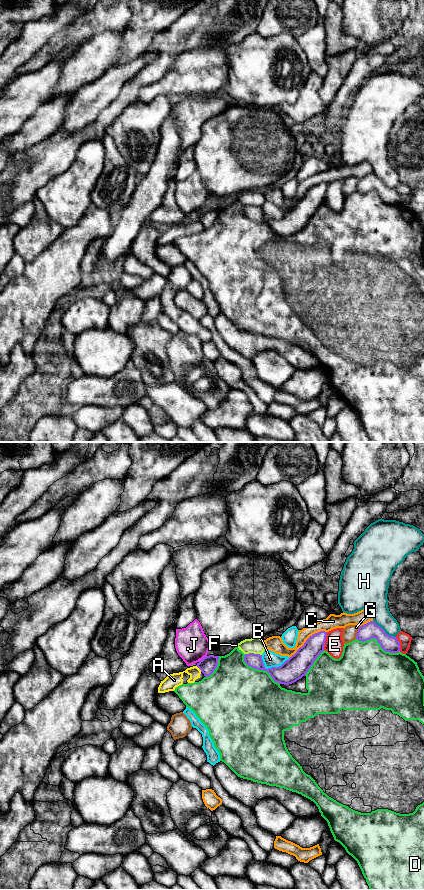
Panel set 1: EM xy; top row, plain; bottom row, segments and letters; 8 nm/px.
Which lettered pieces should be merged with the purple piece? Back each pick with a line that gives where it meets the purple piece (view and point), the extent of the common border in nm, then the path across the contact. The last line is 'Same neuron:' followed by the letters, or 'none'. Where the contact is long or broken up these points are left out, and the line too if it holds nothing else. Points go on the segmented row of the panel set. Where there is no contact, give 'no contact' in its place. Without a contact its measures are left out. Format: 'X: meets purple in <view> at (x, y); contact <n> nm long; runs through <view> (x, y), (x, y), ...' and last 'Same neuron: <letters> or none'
Same neuron: none

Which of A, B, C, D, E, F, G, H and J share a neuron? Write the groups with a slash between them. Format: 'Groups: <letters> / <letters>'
Groups: A F / B / C / D / E / G / H / J

